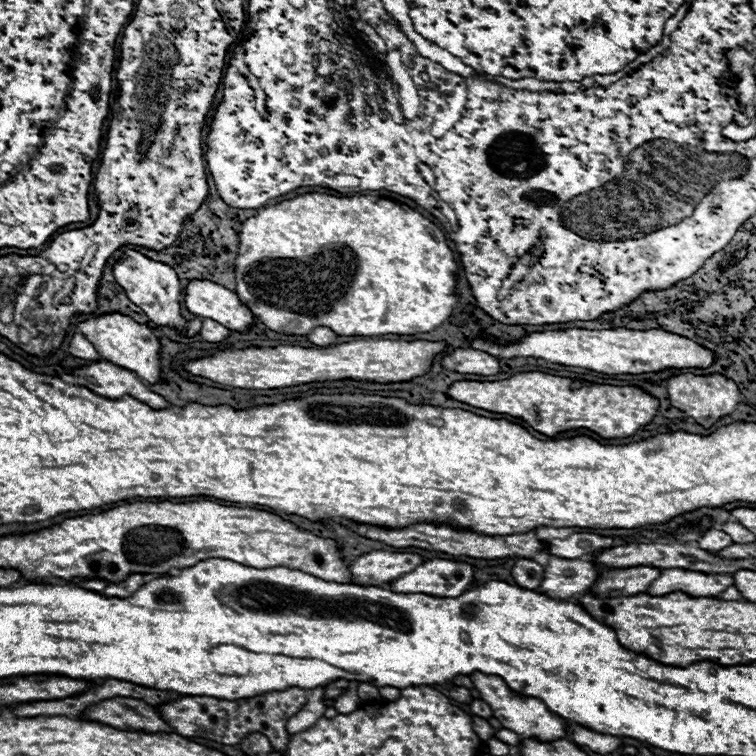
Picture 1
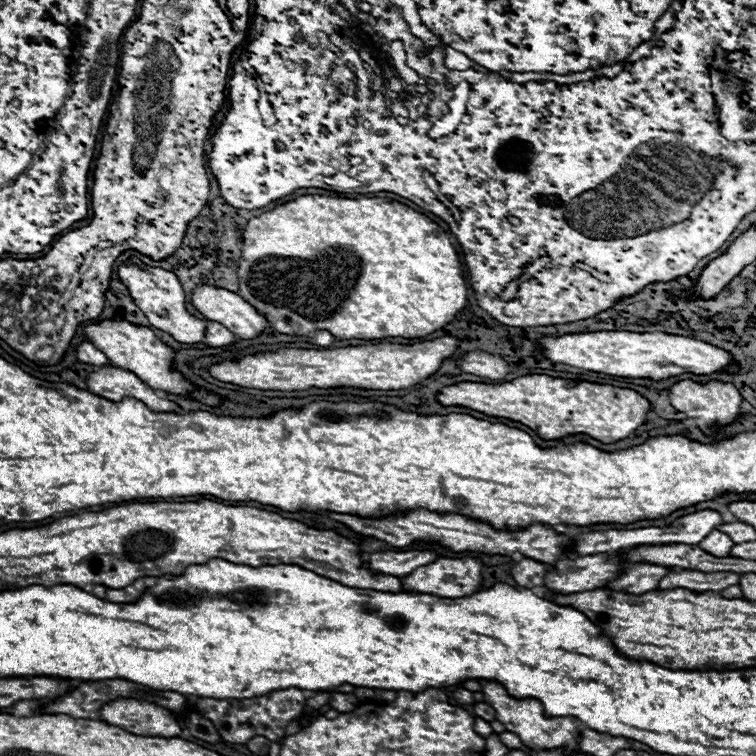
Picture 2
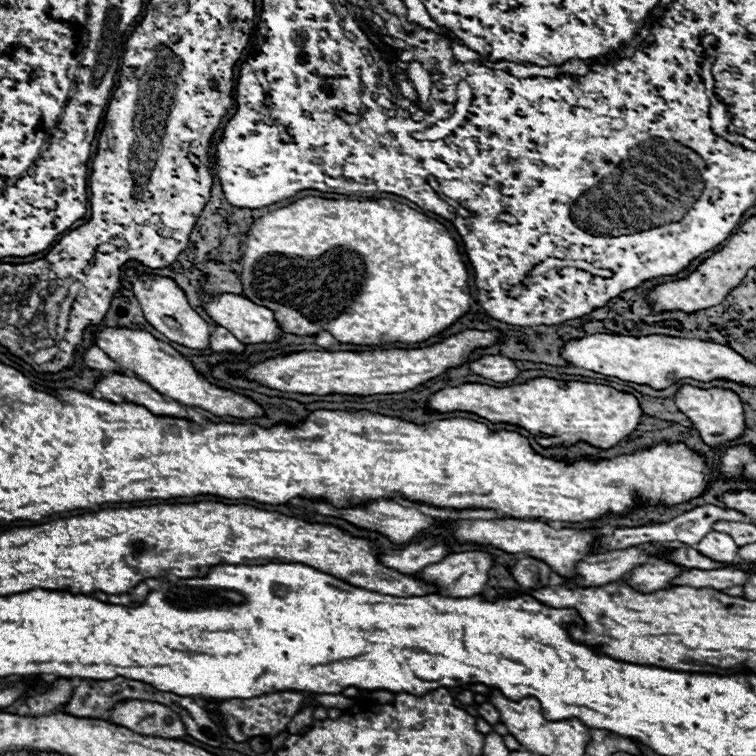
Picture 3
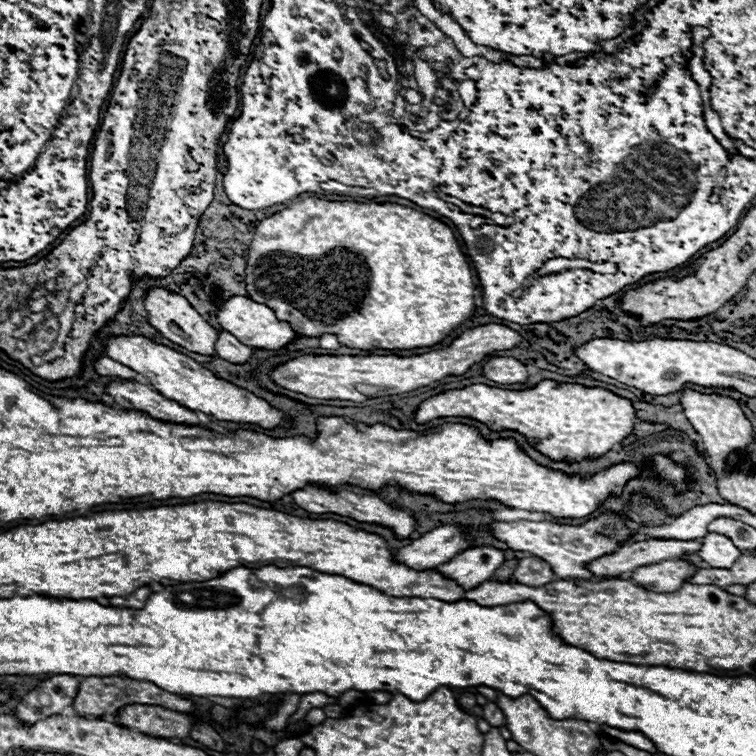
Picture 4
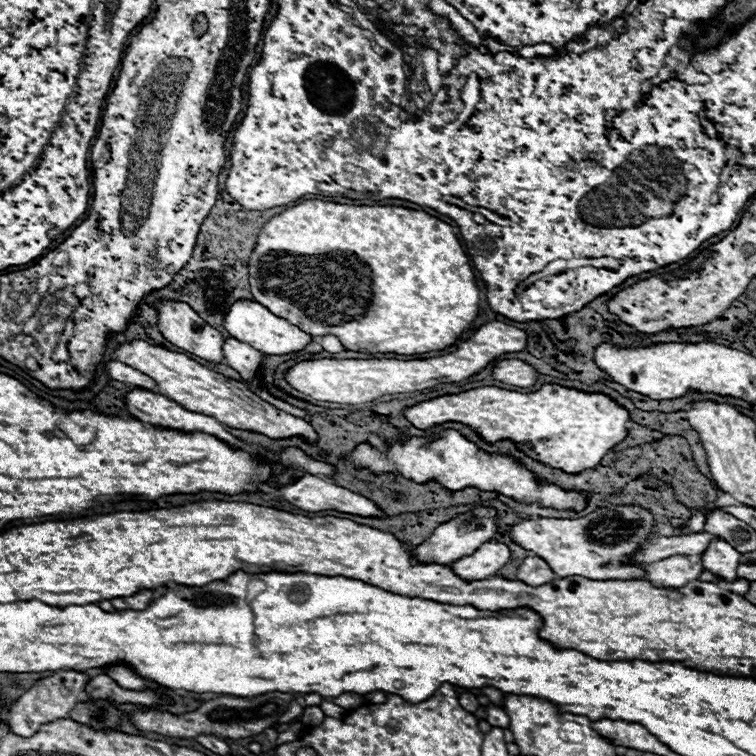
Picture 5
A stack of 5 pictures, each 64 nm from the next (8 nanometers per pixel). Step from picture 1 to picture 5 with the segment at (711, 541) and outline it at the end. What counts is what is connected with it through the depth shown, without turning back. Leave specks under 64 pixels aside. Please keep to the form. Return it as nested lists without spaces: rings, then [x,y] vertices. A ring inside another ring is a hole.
[[[714,538],[708,548],[702,552],[702,564],[714,572],[720,574],[726,582],[736,580],[736,566],[740,562],[740,552],[732,548],[724,538]]]

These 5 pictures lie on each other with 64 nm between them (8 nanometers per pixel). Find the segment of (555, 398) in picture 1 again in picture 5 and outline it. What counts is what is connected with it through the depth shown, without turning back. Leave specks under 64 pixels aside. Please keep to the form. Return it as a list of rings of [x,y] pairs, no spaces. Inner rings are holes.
[[[544,384],[538,392],[528,394],[510,392],[496,386],[480,386],[420,402],[406,408],[404,416],[420,430],[428,430],[434,424],[444,422],[462,422],[490,444],[498,442],[498,438],[510,438],[518,442],[520,450],[524,450],[528,456],[552,468],[562,468],[564,472],[594,468],[606,452],[626,438],[626,424],[630,422],[628,410],[610,396],[564,388],[558,384]]]

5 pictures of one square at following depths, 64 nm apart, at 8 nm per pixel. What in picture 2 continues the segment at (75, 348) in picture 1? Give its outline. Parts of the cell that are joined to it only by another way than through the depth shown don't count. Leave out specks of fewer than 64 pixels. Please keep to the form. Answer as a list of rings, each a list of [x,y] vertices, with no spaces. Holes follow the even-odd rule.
[[[82,340],[82,342],[76,346],[76,358],[78,358],[80,362],[94,364],[94,366],[104,366],[104,364],[108,364],[108,358],[106,358],[94,344],[90,344],[88,340]]]

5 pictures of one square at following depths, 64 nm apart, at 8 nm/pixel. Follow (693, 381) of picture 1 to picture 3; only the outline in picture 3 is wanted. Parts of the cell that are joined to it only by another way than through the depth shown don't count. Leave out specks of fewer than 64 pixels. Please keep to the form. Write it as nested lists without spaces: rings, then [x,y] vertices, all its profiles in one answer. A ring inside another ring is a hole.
[[[684,384],[676,390],[674,402],[678,406],[680,412],[684,412],[690,422],[694,424],[694,428],[700,432],[702,440],[706,444],[710,444],[712,448],[720,448],[726,442],[738,440],[742,430],[744,430],[744,412],[742,412],[742,400],[738,398],[738,394],[734,390],[728,388],[696,388],[690,384]]]

